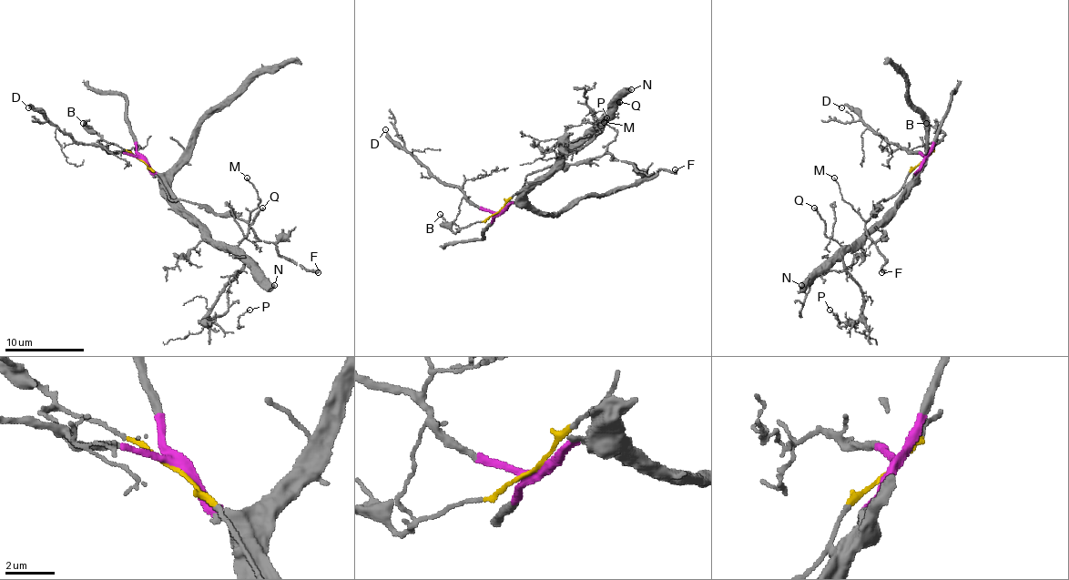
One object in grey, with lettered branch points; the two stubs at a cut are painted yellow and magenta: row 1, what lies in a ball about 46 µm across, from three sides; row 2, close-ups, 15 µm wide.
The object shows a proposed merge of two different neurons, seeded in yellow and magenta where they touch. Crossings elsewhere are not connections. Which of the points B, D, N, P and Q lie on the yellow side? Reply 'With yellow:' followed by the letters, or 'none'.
With yellow: B

